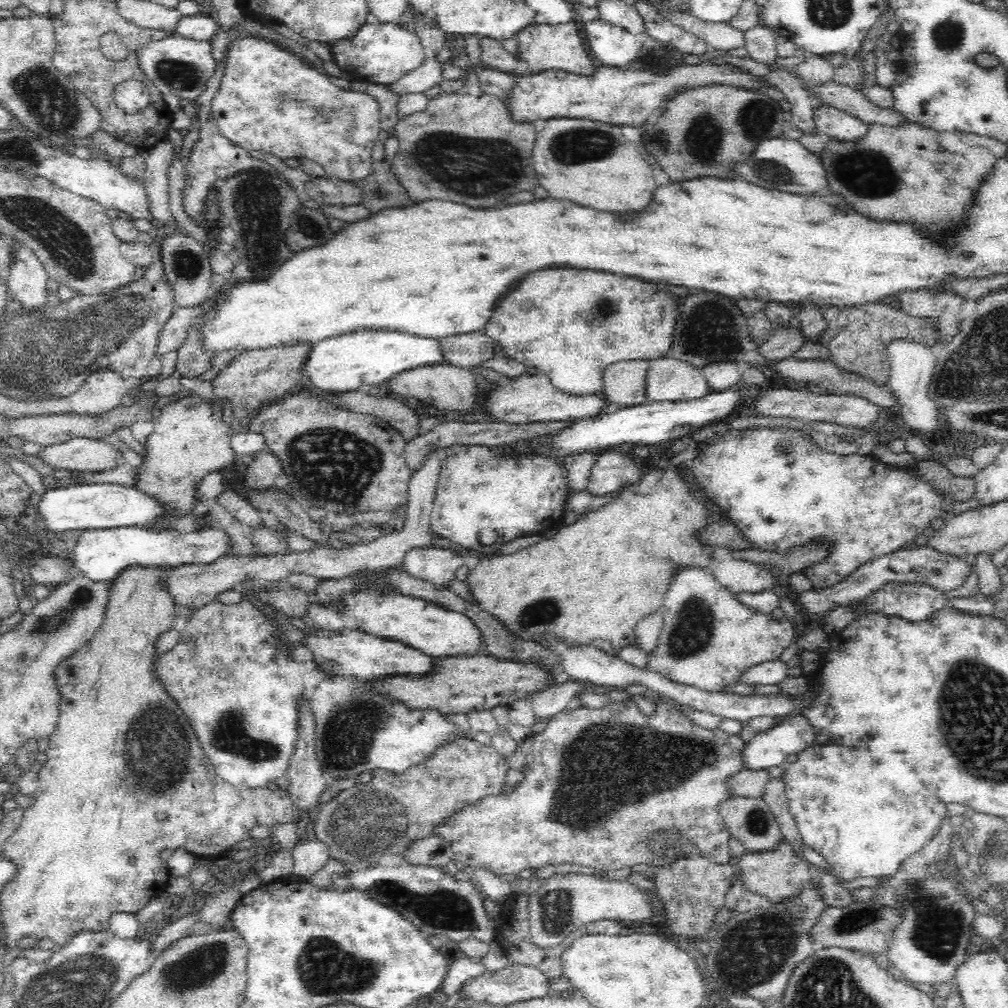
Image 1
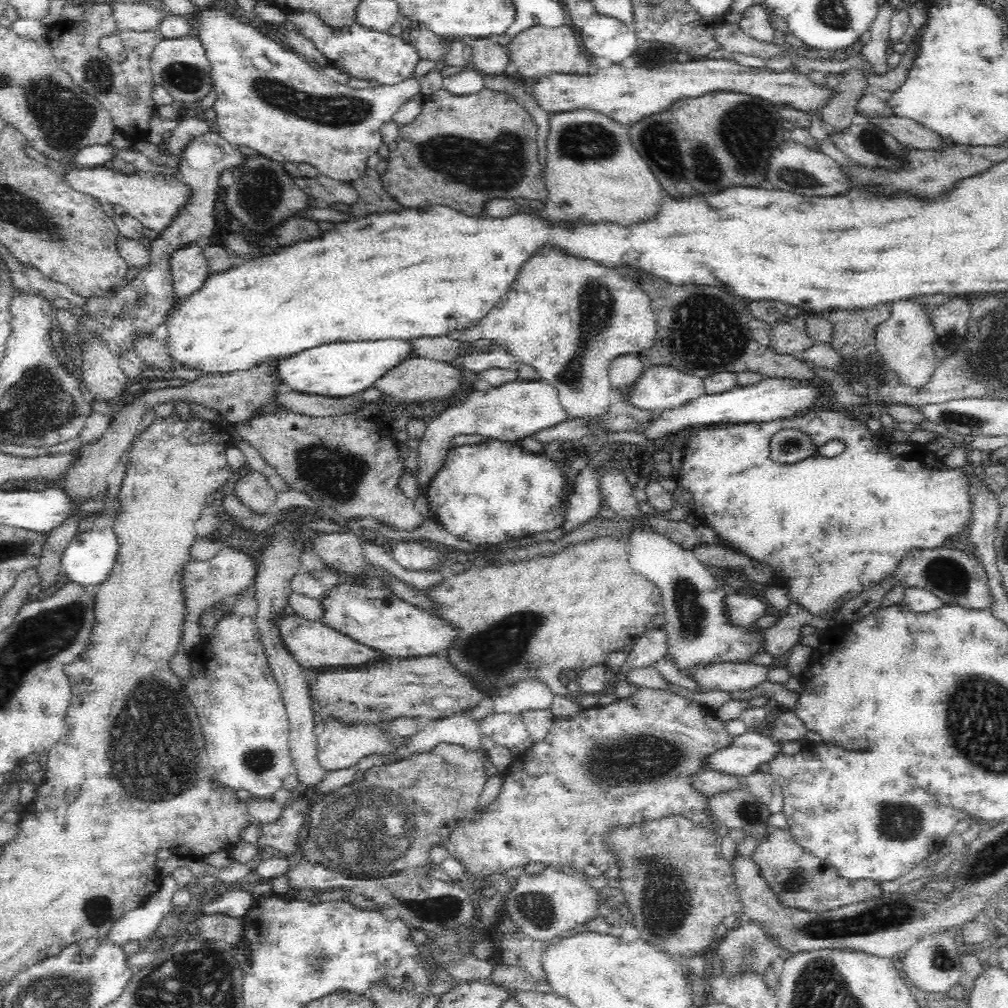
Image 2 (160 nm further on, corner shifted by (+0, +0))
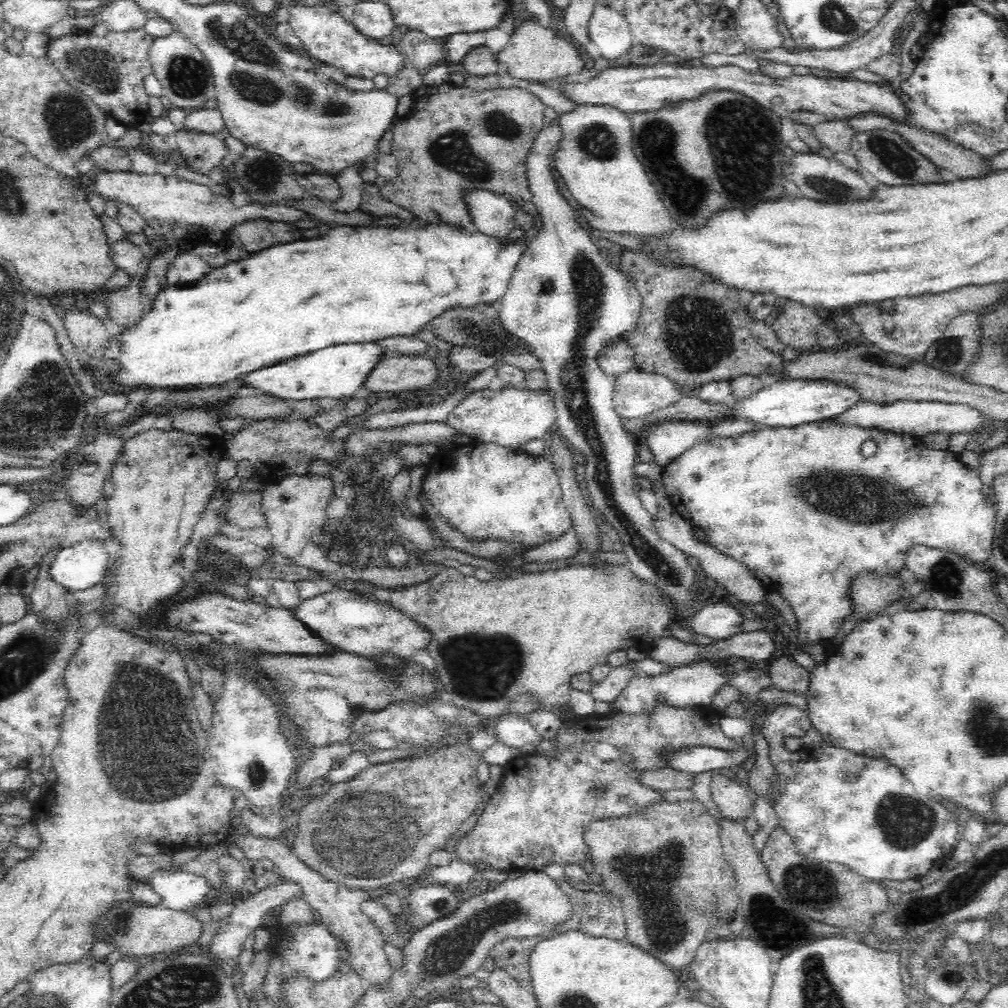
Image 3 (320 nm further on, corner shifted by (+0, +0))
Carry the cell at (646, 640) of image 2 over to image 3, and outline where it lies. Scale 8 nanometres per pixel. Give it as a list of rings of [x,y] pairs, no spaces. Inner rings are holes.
[[[628,660],[618,668],[614,667],[600,684],[594,685],[590,693],[595,701],[614,702],[620,692],[626,690],[628,682],[637,677],[637,671],[634,670],[634,662]]]

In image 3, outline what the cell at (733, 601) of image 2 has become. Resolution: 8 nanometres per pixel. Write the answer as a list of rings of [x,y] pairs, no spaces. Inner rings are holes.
[[[714,602],[714,604],[702,607],[689,619],[676,622],[692,632],[717,641],[738,634],[742,630],[744,620],[746,620],[746,616],[744,616],[744,612],[740,608],[736,608],[736,606],[732,606],[728,602]]]

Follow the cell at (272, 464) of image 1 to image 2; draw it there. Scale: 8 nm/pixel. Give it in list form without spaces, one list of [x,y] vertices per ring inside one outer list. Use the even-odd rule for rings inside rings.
[[[251,470],[236,482],[234,493],[254,512],[265,513],[270,506],[275,506],[277,492],[271,487],[266,476]]]

